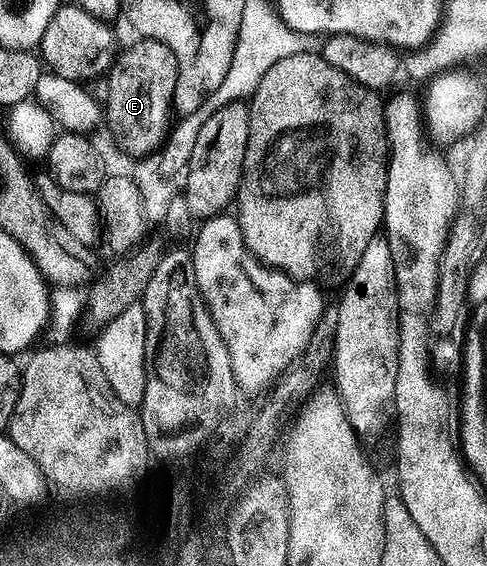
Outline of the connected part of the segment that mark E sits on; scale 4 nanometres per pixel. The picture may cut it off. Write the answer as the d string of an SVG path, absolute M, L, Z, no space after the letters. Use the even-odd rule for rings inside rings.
M135 38L131 47L117 52L116 58L110 65L108 74L105 76L106 101L104 99L104 123L110 126L114 139L118 142L117 150L133 157L143 157L155 154L166 135L166 126L172 116L172 104L174 101L174 86L178 80L178 62L174 54L155 39Z

